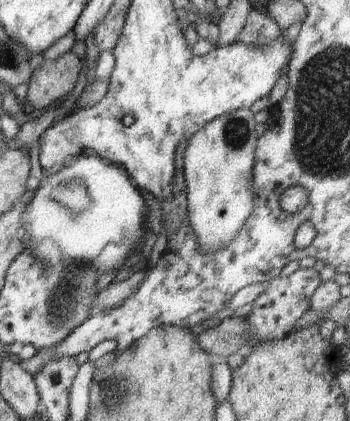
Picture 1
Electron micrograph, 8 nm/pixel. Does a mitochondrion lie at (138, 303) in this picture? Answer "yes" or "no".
no

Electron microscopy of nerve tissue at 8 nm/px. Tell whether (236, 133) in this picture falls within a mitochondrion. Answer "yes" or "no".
yes

